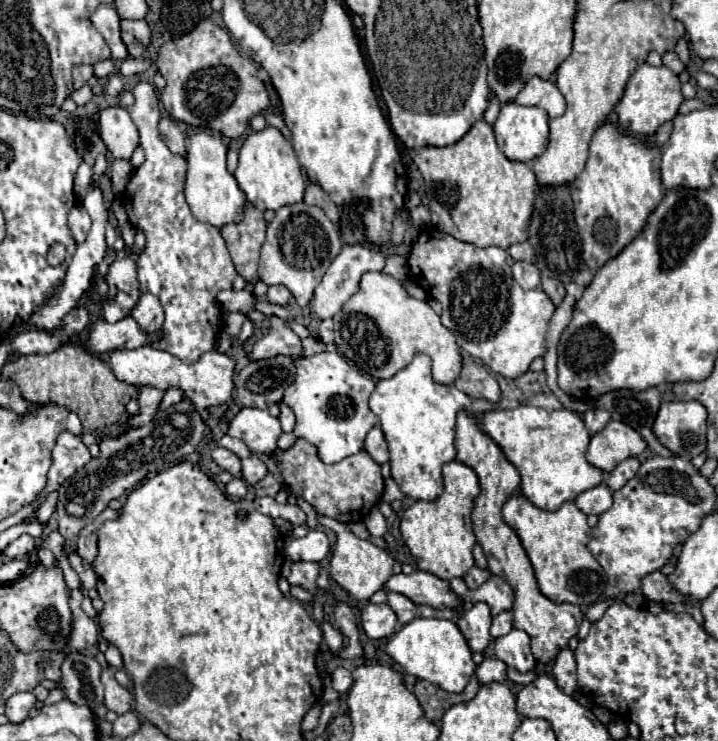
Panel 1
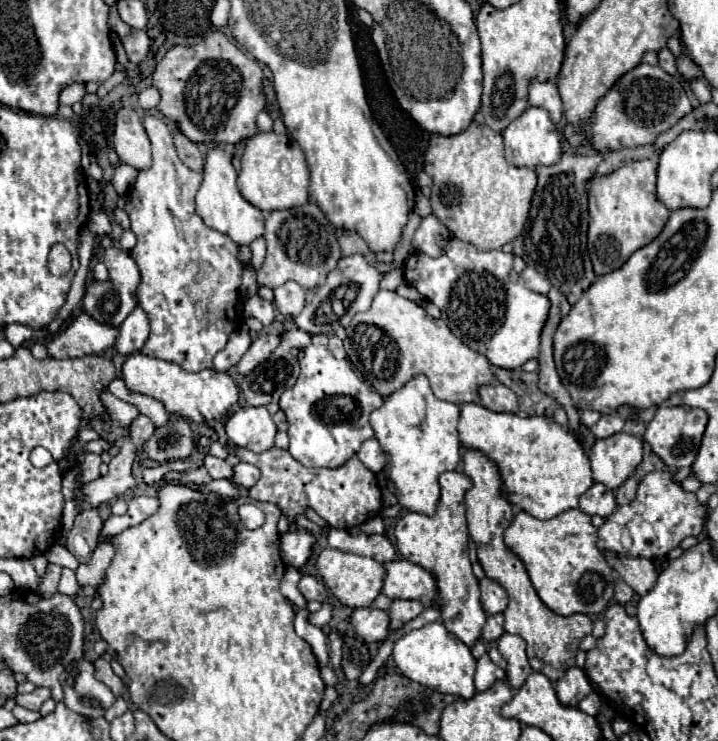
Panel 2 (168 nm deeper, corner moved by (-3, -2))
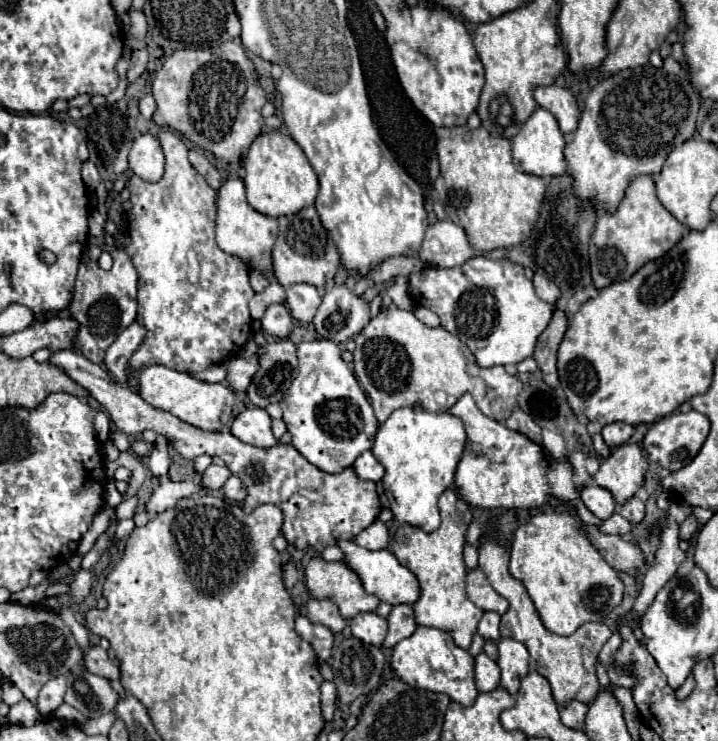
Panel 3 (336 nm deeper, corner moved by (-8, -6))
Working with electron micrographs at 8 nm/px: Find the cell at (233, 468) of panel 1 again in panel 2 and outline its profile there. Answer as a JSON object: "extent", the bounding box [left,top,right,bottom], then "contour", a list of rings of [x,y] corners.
{"extent":[203,456,233,478],"contour":[[[205,456],[203,464],[209,470],[211,478],[231,478],[231,474],[233,474],[233,466],[229,466],[227,460],[221,460],[215,456]]]}

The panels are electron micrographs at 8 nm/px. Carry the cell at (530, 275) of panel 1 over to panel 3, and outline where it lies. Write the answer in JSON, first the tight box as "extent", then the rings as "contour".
{"extent":[534,274,560,304],"contour":[[[540,274],[534,276],[534,288],[536,288],[538,298],[542,298],[542,300],[548,302],[548,304],[556,304],[556,300],[560,298],[558,286],[556,286],[552,280],[548,280],[548,278],[540,276]]]}

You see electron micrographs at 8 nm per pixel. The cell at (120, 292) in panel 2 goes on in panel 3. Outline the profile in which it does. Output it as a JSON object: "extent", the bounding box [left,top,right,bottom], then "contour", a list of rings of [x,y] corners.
{"extent":[70,250,136,364],"contour":[[[124,250],[112,252],[112,270],[102,270],[96,260],[84,256],[80,260],[74,298],[70,302],[70,314],[78,322],[80,330],[76,334],[76,350],[94,364],[102,364],[106,348],[116,340],[116,336],[126,330],[136,320],[136,268]]]}

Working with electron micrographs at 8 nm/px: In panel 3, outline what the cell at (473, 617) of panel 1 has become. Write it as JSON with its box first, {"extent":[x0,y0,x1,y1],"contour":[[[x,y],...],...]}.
{"extent":[390,488,482,650],"contour":[[[456,488],[446,490],[438,500],[442,524],[436,532],[426,534],[416,526],[400,526],[390,540],[390,550],[402,566],[406,566],[420,582],[420,598],[412,604],[414,620],[420,626],[434,626],[450,632],[456,646],[468,650],[476,626],[482,618],[482,610],[476,608],[466,596],[466,564],[462,548],[466,542],[466,528],[472,522],[470,506],[460,500]]]}

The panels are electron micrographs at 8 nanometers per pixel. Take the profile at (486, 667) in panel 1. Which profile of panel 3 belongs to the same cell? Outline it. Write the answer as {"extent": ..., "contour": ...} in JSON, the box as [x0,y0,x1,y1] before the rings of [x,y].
{"extent":[474,652,500,692],"contour":[[[480,652],[474,658],[474,678],[476,678],[476,688],[480,692],[490,692],[500,682],[500,668],[484,652]]]}

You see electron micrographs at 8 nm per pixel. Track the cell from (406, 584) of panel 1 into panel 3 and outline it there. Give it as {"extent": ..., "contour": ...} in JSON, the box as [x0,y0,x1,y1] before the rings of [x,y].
{"extent":[337,540,420,606],"contour":[[[338,540],[337,545],[340,546],[340,550],[344,552],[344,564],[358,574],[358,578],[362,580],[364,584],[364,590],[368,594],[374,594],[378,596],[382,602],[388,602],[392,606],[396,604],[414,604],[420,596],[420,584],[416,580],[416,576],[404,568],[396,556],[390,552],[390,550],[366,550],[366,548],[360,548],[358,544],[350,542],[350,540]]]}

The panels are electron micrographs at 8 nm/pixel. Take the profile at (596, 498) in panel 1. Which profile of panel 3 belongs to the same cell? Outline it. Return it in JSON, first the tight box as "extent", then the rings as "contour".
{"extent":[580,486,616,520],"contour":[[[584,486],[580,492],[580,500],[592,514],[602,520],[610,518],[616,512],[616,502],[612,494],[608,494],[608,490],[604,490],[602,486]]]}

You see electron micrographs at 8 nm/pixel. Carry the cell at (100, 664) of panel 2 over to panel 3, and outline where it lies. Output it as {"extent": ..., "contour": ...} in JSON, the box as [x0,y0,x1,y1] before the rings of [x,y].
{"extent":[86,646,120,680],"contour":[[[90,646],[90,650],[86,652],[86,668],[88,668],[88,672],[108,678],[108,680],[120,678],[118,666],[108,658],[108,652],[100,646]]]}

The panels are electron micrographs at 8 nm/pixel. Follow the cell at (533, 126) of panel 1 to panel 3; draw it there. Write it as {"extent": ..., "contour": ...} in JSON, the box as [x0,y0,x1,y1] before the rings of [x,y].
{"extent":[512,108,566,178],"contour":[[[536,108],[534,114],[522,124],[520,132],[512,138],[512,154],[514,154],[514,164],[526,172],[526,174],[534,174],[540,178],[554,178],[554,176],[562,176],[566,174],[566,160],[564,160],[564,134],[560,132],[556,118],[544,110],[544,108]]]}

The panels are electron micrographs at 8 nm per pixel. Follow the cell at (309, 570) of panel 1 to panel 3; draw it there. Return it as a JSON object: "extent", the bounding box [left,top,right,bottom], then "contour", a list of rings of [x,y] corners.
{"extent":[306,598,346,634],"contour":[[[310,598],[310,600],[306,602],[306,610],[308,610],[306,618],[308,618],[310,622],[314,622],[314,624],[324,624],[324,626],[328,626],[334,634],[340,634],[340,632],[344,630],[344,626],[346,626],[346,620],[340,616],[338,606],[336,606],[334,602],[330,602],[330,600],[314,600],[314,598]]]}

